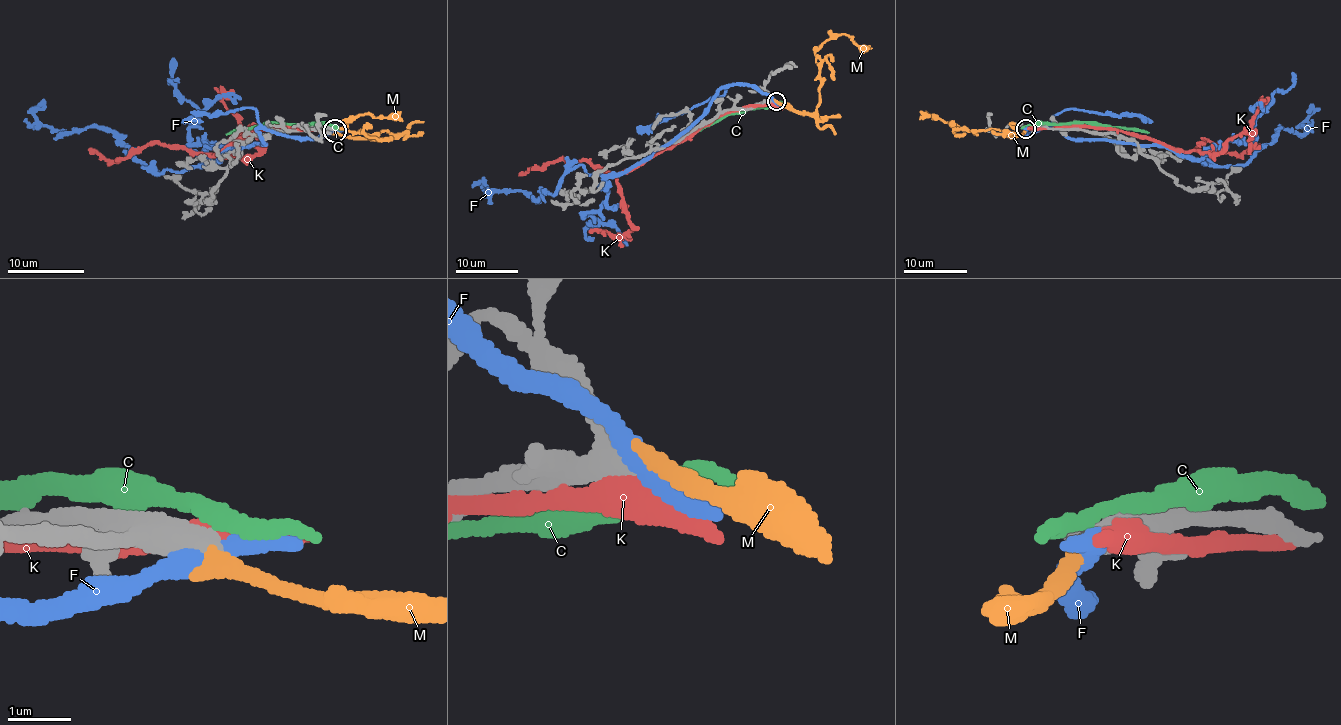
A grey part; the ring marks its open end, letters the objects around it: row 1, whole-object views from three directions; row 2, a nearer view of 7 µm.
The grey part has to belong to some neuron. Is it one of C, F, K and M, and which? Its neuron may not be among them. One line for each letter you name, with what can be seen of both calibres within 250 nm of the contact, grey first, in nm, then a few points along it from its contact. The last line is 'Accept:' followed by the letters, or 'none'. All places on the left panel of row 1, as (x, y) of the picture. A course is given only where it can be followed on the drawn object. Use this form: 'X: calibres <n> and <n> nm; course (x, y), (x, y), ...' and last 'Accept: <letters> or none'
M: calibres 400 and 280 nm; course (334, 130), (356, 138), (390, 136), (388, 131), (362, 134), (344, 129), (349, 120), (361, 114), (402, 118)
Accept: M

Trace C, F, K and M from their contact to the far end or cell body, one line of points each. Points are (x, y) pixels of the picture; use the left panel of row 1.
C: (333, 128), (330, 124), (275, 122), (244, 127), (227, 133)
F: (332, 130), (297, 137), (259, 129), (264, 143), (158, 174), (94, 127), (58, 135), (35, 116), (43, 99)
K: (330, 130), (255, 129), (231, 141), (212, 157), (254, 155), (261, 142), (242, 130), (214, 87)
M: (334, 130), (356, 138), (390, 136), (388, 131), (362, 134), (344, 129), (349, 120), (361, 114), (402, 118)

